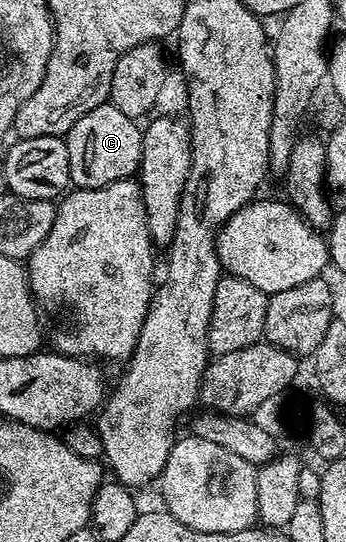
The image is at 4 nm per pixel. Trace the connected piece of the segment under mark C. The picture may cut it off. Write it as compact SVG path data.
M110 101L84 112L64 135L68 148L71 183L79 190L104 188L125 178L134 178L142 159L142 126Z

